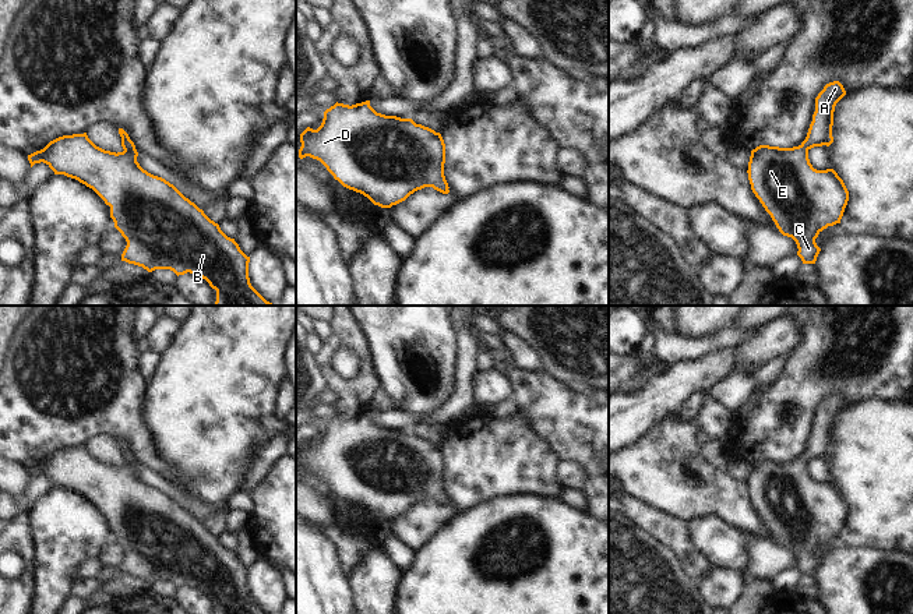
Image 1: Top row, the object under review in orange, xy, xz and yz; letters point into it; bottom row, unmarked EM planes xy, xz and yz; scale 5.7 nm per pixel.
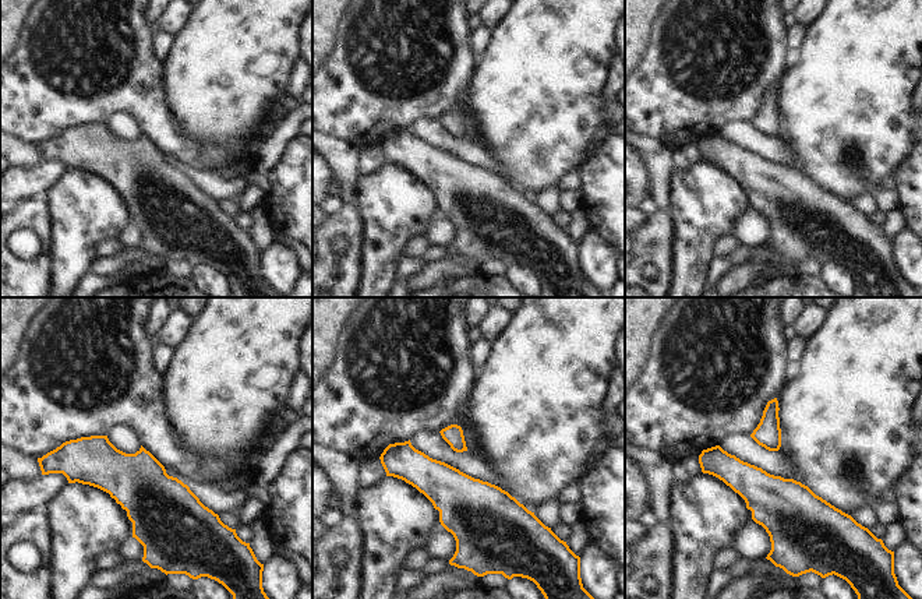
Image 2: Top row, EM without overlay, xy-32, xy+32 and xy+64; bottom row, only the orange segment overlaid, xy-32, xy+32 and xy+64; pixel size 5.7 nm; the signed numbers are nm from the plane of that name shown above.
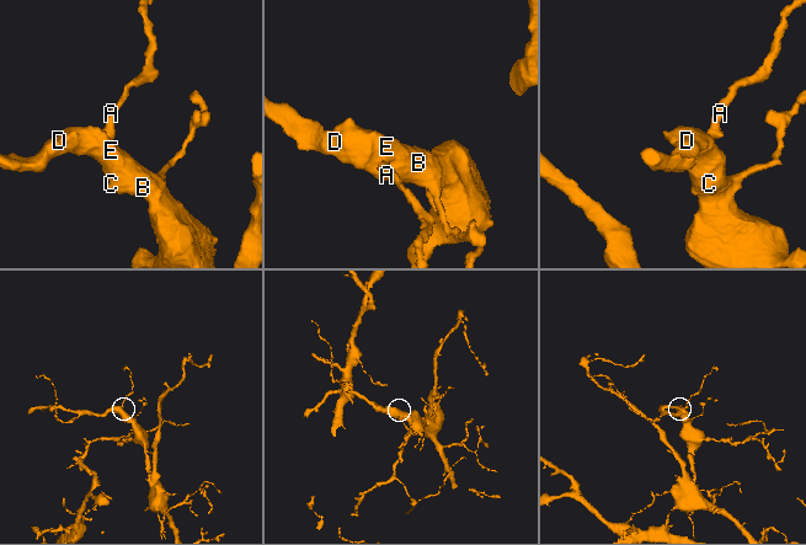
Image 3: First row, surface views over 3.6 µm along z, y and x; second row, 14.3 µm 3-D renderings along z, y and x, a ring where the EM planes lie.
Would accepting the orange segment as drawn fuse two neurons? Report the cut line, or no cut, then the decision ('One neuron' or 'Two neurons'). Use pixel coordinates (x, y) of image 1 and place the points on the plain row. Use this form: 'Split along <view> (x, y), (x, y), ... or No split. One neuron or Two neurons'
No split. One neuron.

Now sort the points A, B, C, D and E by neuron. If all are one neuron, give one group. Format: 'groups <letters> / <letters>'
groups A B C D E

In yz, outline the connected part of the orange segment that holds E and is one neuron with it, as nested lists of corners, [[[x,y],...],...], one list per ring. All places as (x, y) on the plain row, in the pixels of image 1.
[[[839,394],[826,396],[815,410],[815,424],[806,452],[793,460],[759,458],[751,463],[748,474],[747,486],[752,505],[771,527],[779,544],[796,554],[797,568],[803,576],[815,576],[821,564],[815,551],[828,539],[840,536],[849,514],[849,504],[838,486],[833,481],[817,483],[808,472],[811,460],[829,459],[833,455],[833,424],[845,407],[846,403]]]

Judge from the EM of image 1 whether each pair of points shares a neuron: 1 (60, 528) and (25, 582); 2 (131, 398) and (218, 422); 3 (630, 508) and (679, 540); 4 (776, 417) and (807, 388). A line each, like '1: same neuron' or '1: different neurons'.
1: different neurons
2: different neurons
3: same neuron
4: same neuron

